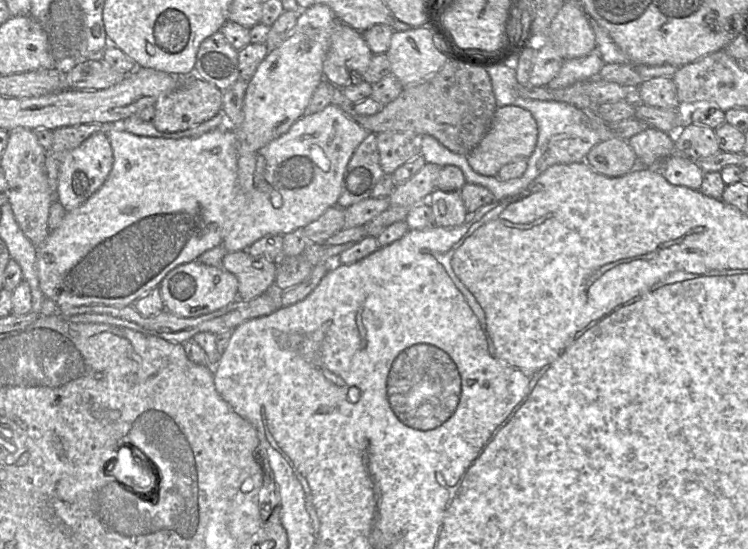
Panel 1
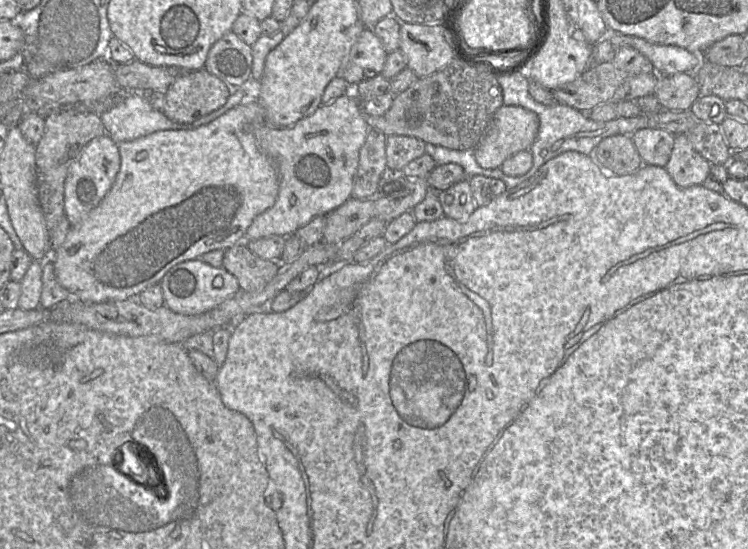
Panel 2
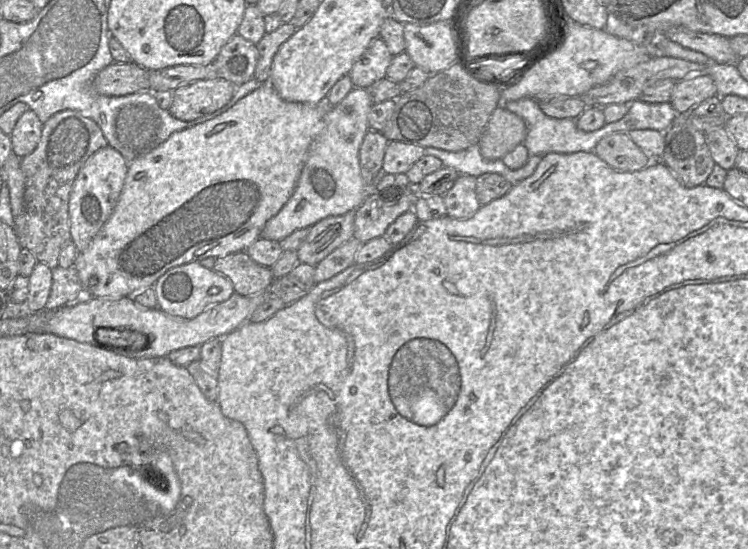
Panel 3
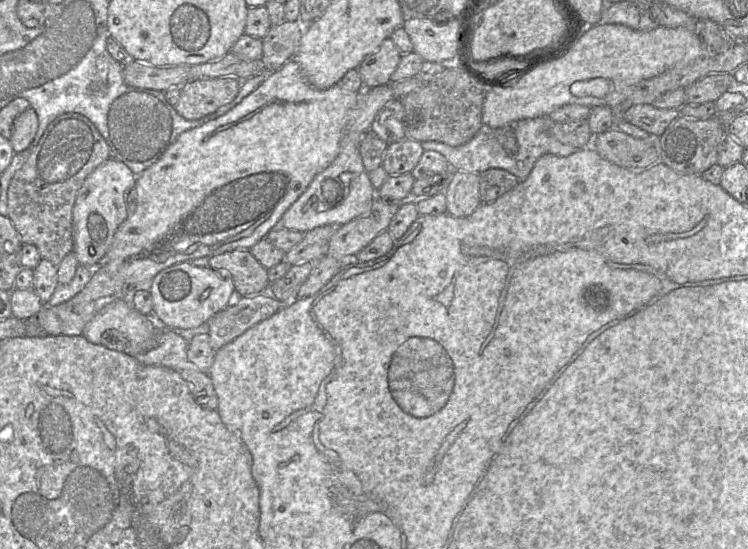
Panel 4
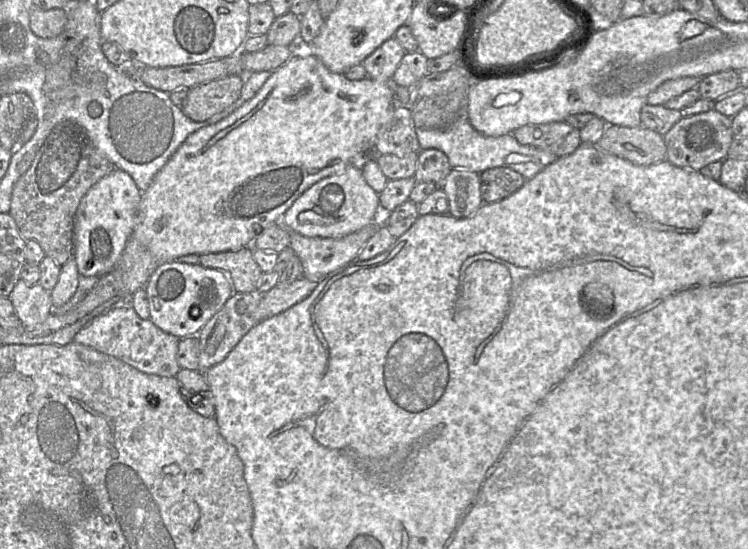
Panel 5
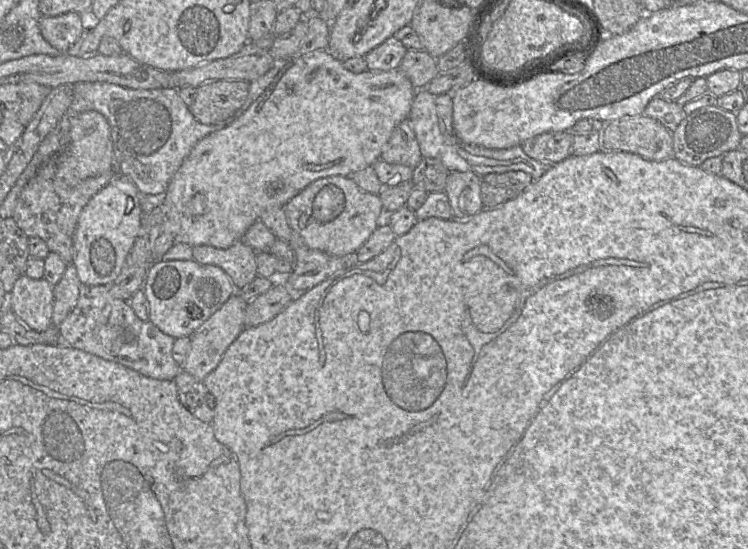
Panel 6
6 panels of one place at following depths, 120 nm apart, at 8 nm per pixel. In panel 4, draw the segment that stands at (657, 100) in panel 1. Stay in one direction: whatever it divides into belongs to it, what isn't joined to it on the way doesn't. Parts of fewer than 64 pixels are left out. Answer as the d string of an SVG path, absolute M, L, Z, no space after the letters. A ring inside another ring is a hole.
M720 72L709 74L690 86L684 88L686 103L702 104L715 102L723 93L728 91L731 84L731 73Z

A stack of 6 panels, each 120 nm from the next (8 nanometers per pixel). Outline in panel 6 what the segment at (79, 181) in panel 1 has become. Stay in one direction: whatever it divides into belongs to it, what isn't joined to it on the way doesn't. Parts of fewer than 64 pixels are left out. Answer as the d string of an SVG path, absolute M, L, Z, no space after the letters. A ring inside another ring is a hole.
M114 177L95 194L82 209L72 246L72 264L81 283L106 285L119 275L123 263L134 245L142 224L138 189L127 178Z

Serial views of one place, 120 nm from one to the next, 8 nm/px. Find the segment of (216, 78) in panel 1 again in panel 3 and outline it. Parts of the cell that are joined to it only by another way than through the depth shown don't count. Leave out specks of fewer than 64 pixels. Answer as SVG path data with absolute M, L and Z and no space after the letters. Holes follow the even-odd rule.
M235 34L213 60L219 76L236 86L254 77L259 53L256 44Z

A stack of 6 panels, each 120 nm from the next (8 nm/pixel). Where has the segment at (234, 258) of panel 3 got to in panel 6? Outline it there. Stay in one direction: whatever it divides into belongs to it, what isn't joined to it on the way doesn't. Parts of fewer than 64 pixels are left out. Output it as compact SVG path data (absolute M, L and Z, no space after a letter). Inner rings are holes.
M238 240L226 249L208 245L193 246L192 253L197 262L220 267L228 275L236 291L257 276L257 253L243 240Z

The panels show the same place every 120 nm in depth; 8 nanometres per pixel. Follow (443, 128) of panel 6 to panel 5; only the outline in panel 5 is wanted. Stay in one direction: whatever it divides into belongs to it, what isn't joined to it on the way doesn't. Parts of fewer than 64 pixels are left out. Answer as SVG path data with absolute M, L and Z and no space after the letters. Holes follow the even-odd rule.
M467 106L459 111L459 117L445 129L416 128L421 150L438 149L448 158L451 168L476 172L496 167L507 167L519 172L526 180L530 180L542 169L553 163L558 157L537 147L522 145L512 134L499 137L484 136L469 123Z

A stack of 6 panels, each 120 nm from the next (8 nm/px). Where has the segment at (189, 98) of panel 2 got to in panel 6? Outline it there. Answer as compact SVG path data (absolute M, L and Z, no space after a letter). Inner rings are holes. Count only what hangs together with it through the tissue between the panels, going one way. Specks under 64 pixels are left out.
M209 81L197 87L189 110L202 124L217 124L235 114L244 104L248 93L247 81Z

